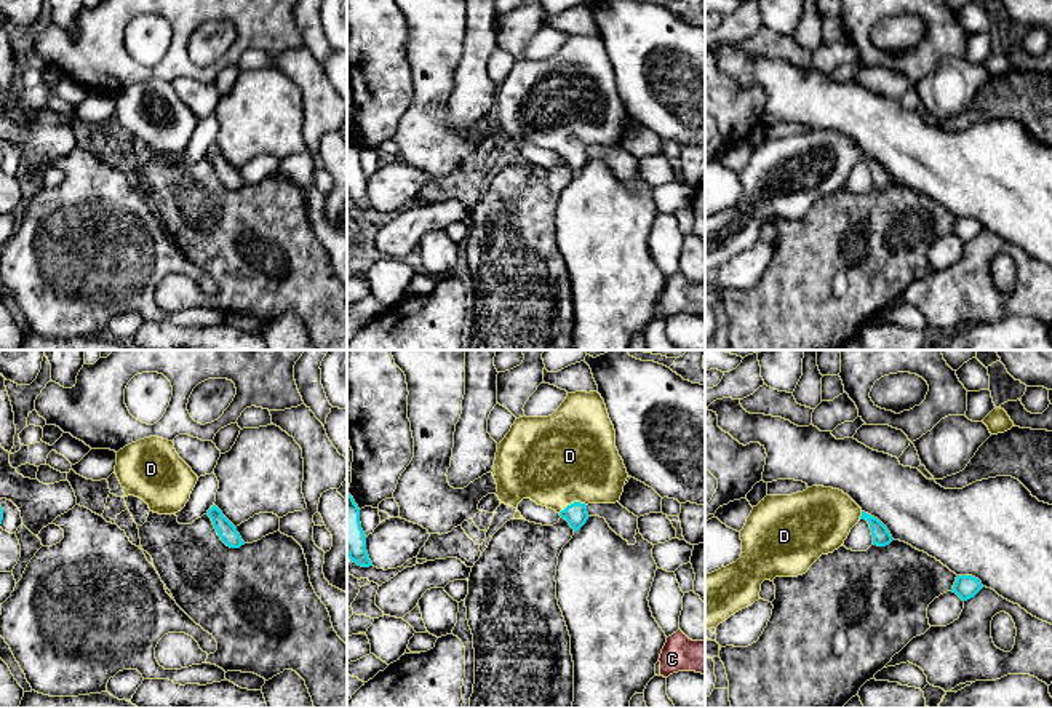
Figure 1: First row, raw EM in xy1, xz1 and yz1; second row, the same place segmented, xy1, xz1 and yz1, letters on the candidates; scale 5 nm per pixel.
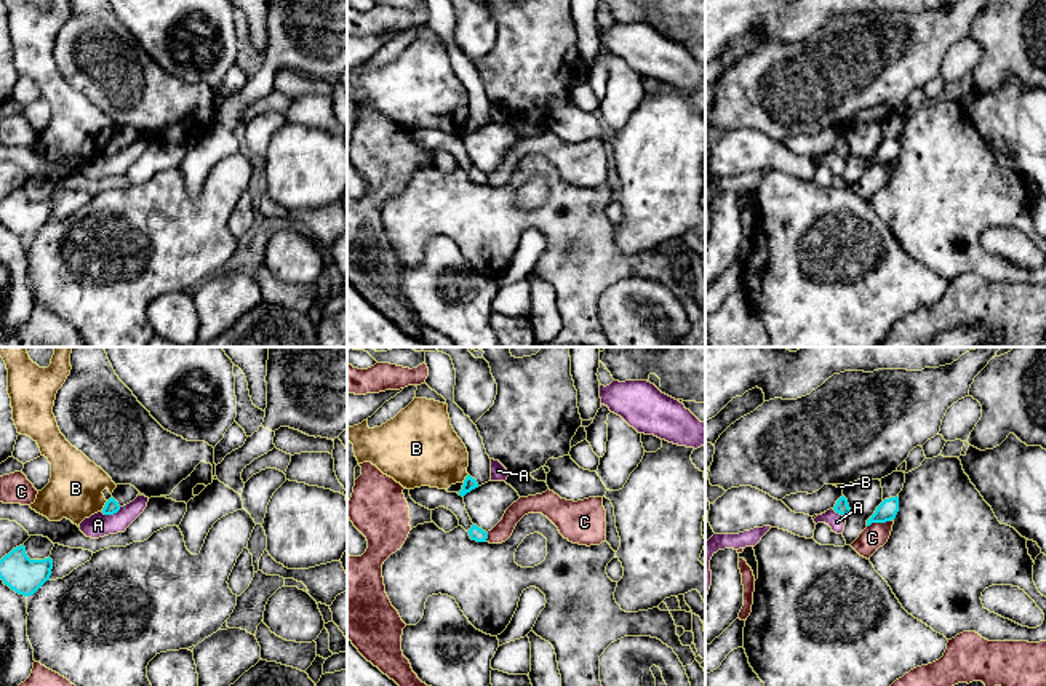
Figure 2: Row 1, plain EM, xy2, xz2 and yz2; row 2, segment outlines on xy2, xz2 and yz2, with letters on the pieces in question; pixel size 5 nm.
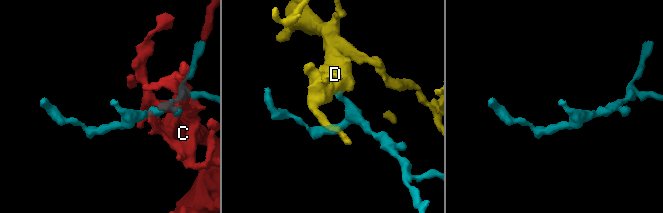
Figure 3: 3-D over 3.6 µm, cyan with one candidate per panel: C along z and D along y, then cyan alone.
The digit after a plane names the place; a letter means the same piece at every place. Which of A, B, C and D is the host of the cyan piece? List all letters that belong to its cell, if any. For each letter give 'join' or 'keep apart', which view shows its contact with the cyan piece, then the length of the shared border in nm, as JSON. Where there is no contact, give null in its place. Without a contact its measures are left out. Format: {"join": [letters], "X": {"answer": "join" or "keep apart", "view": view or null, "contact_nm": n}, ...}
{"join": ["D"], "A": {"answer": "keep apart", "view": "xy2", "contact_nm": 110}, "B": {"answer": "keep apart", "view": "xy2", "contact_nm": 70}, "C": {"answer": "keep apart", "view": "yz2", "contact_nm": 130}, "D": {"answer": "join", "view": "xz1", "contact_nm": 150}}

